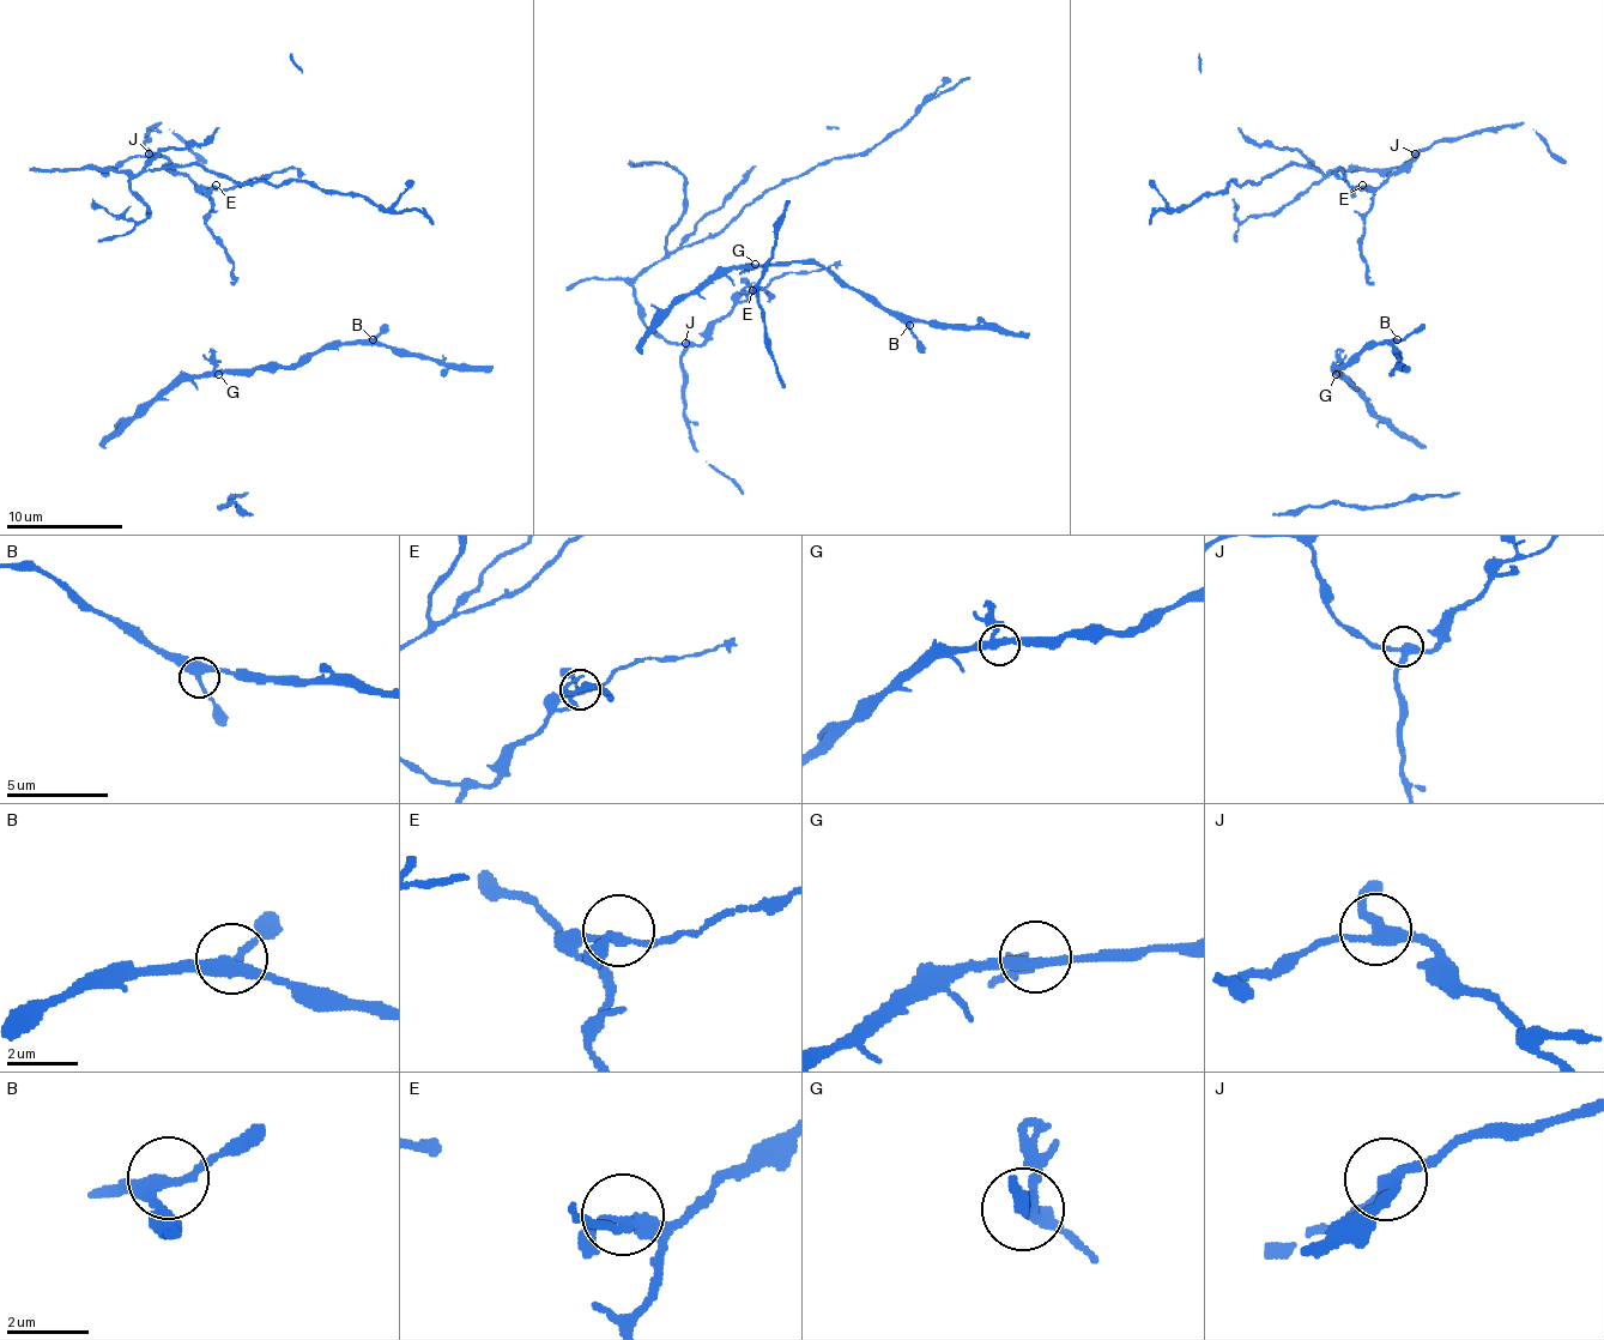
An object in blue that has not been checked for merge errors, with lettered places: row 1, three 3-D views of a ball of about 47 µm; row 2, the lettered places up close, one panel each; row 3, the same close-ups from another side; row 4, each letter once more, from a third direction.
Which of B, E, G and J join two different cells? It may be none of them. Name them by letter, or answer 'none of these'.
none of these

